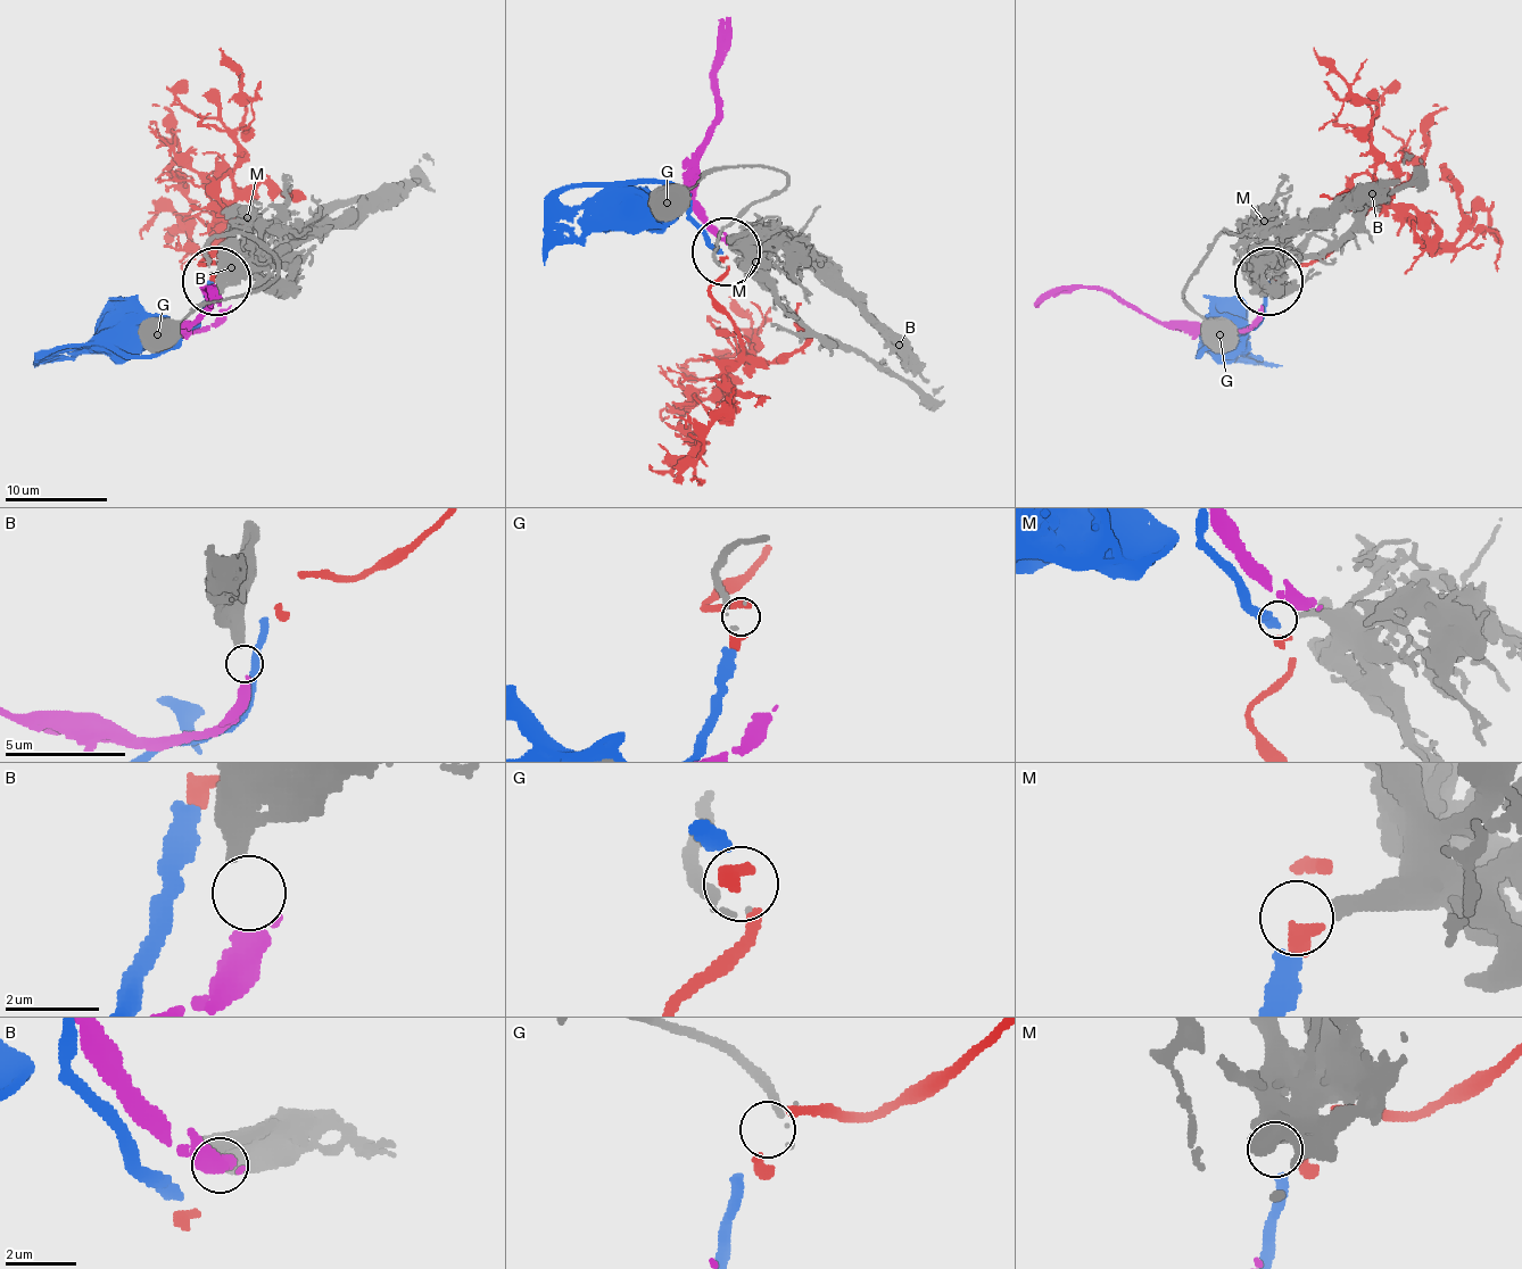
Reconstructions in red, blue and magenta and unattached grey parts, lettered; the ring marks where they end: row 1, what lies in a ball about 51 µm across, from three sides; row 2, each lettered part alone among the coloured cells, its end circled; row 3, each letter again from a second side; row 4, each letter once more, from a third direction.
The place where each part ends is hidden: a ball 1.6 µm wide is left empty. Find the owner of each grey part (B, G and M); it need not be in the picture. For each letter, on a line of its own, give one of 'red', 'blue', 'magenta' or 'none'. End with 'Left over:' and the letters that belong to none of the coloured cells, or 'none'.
B: magenta
G: red
M: blue
Left over: none

